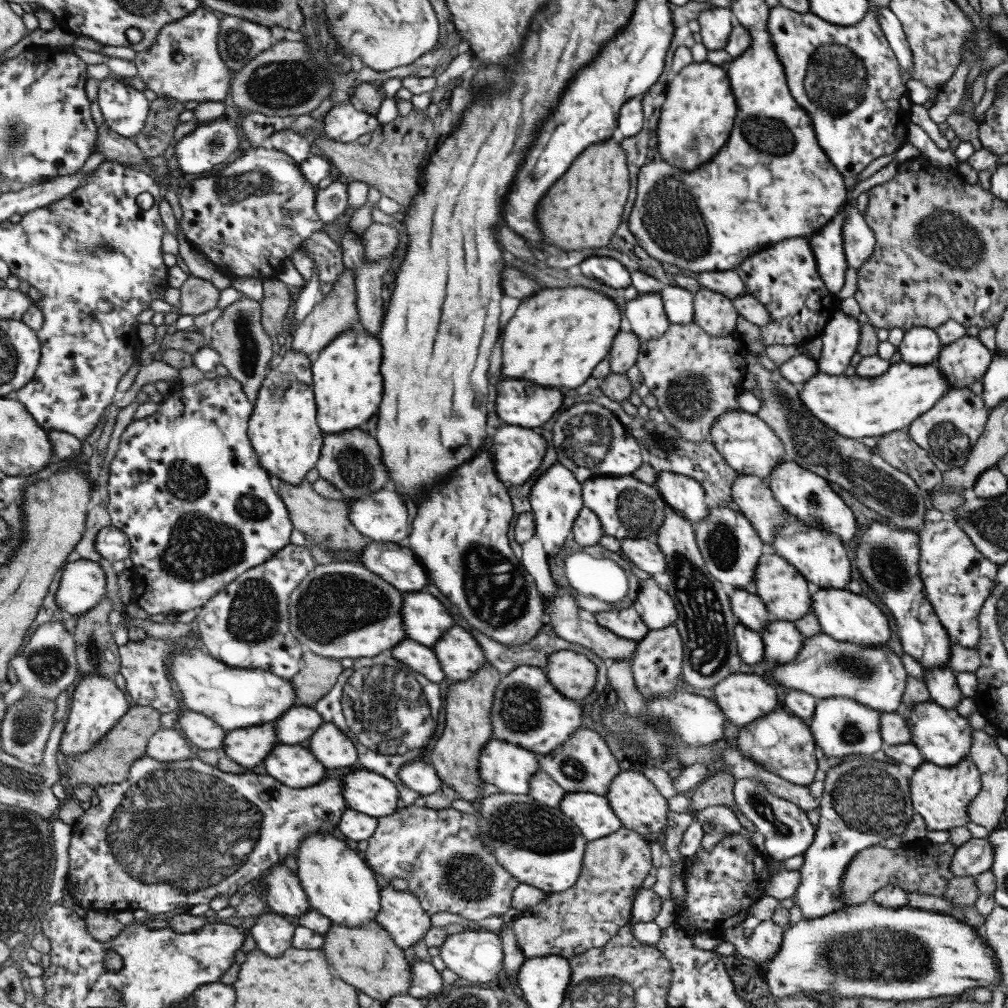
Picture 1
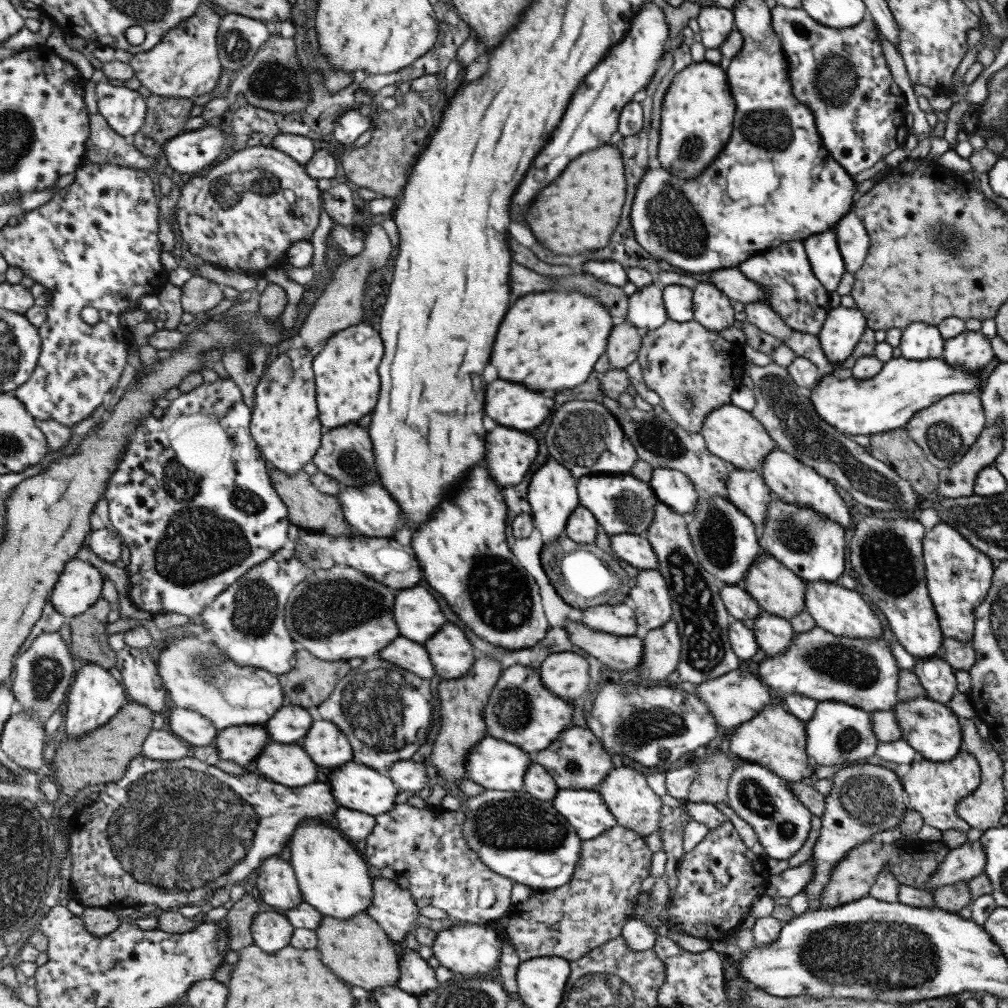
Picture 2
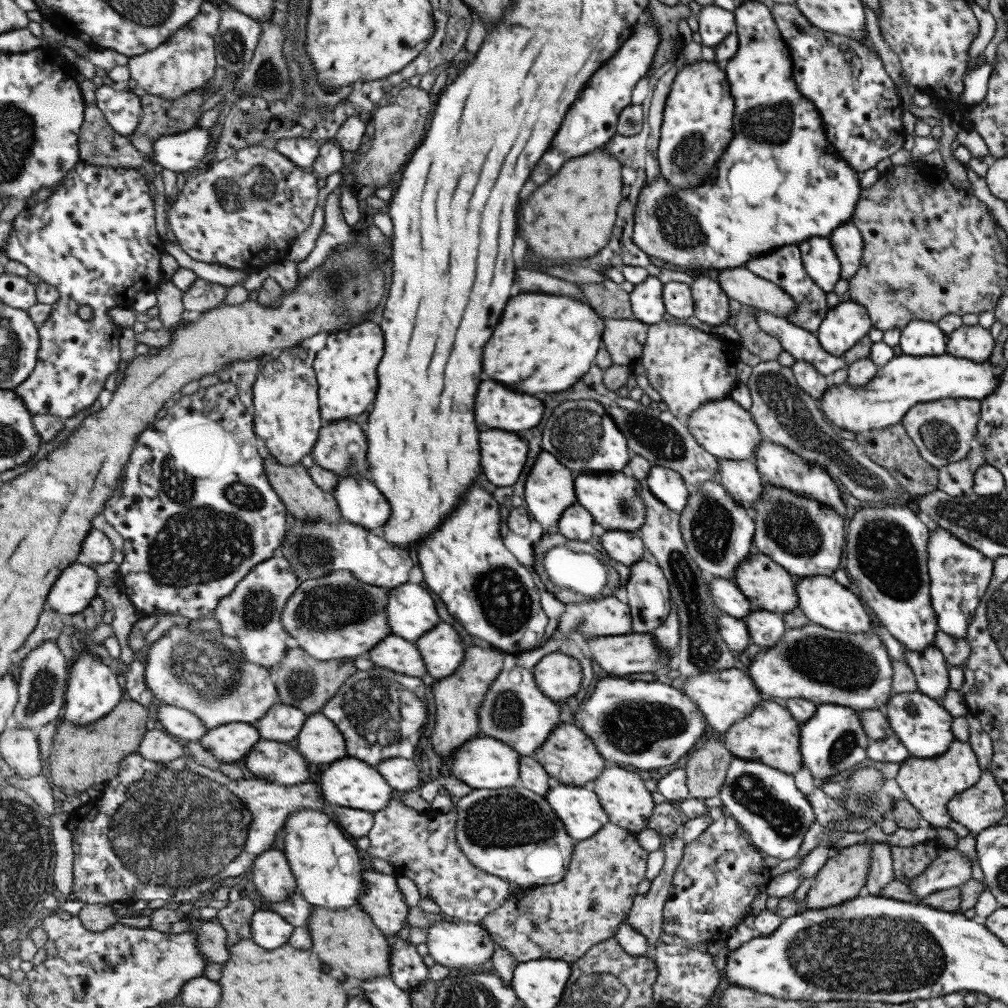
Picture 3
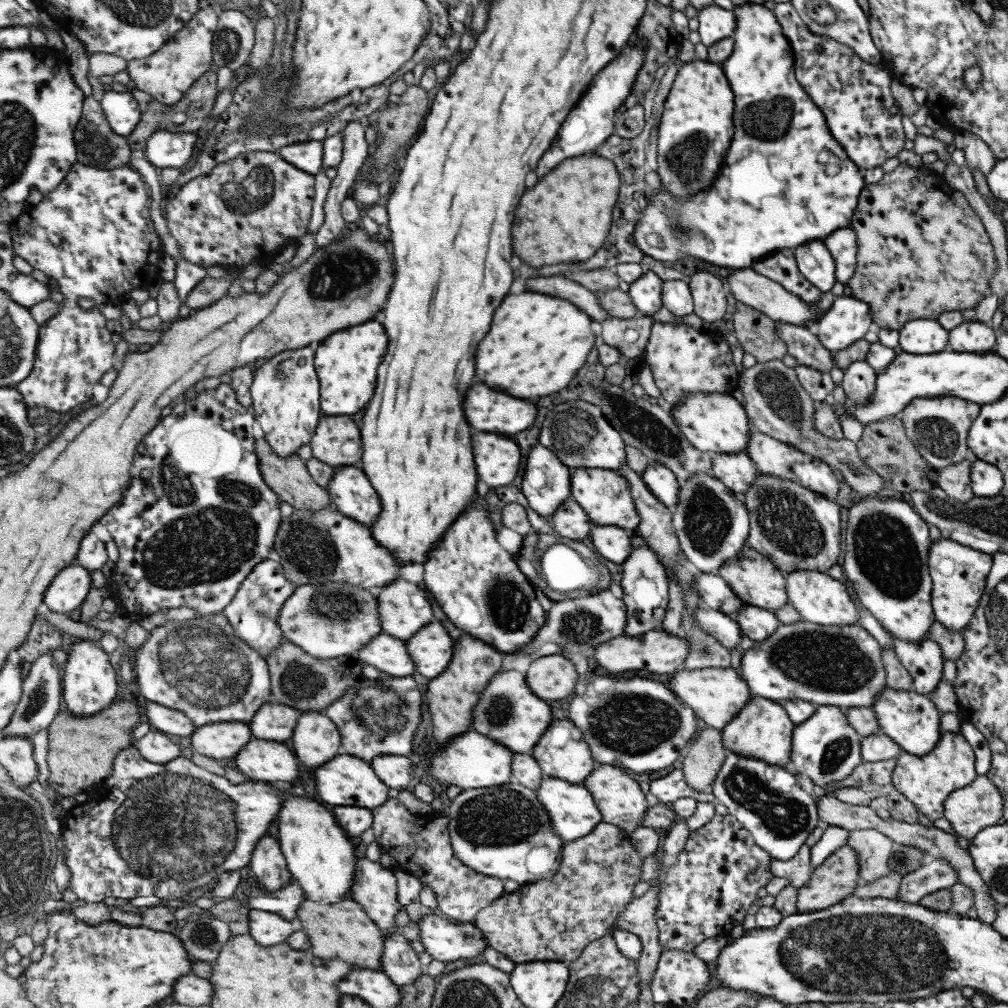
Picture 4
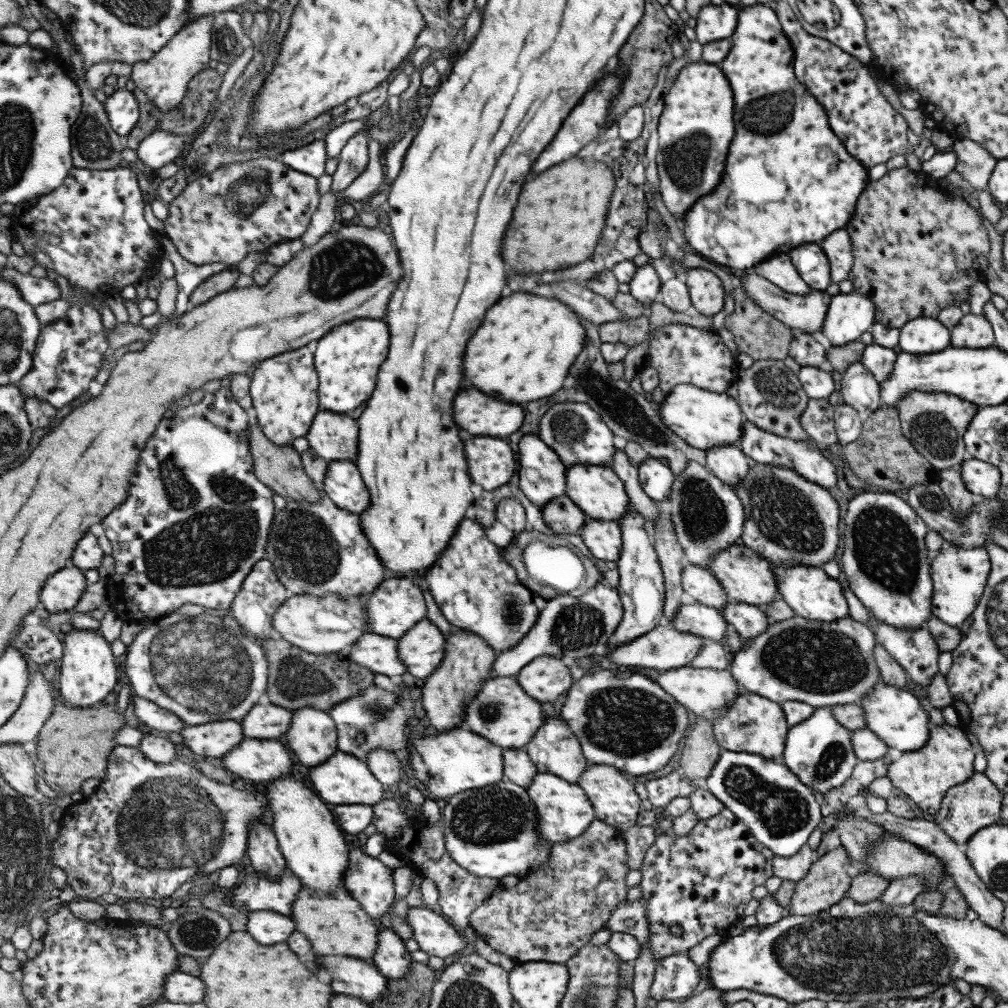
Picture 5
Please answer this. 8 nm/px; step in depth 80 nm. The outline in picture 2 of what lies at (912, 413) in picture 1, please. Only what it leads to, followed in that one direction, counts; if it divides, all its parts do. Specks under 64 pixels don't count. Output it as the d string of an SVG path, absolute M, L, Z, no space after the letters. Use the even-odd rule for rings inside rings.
M892 358L883 363L879 374L869 379L838 380L831 374L821 375L815 389L809 391L815 413L829 426L843 434L872 434L903 429L913 414L934 405L940 398L979 389L979 378L957 366L947 366L942 359L905 360Z

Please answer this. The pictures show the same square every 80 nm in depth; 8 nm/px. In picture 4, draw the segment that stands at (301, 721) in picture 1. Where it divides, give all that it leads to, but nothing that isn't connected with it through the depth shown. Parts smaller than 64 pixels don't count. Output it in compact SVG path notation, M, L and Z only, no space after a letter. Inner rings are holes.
M274 701L267 702L251 721L253 738L285 742L292 738L302 711Z

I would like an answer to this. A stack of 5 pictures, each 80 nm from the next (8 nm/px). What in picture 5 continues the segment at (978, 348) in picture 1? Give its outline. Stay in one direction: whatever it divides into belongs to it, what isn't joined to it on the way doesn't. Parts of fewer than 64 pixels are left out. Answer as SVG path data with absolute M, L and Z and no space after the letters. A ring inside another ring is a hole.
M963 315L950 330L949 344L953 348L989 348L994 345L991 325L984 315Z

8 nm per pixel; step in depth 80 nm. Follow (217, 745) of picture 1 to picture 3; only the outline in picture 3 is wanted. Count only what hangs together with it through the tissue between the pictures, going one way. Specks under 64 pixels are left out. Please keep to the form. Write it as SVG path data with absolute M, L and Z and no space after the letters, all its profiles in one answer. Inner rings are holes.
M161 703L156 710L158 726L184 743L200 742L208 733L207 725L195 714L183 708Z

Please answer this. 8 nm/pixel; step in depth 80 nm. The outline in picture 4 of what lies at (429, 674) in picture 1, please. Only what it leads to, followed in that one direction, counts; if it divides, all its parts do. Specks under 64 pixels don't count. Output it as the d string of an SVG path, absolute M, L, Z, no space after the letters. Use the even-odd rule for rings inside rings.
M381 632L358 650L357 660L388 676L409 676L416 670L404 646L405 641Z

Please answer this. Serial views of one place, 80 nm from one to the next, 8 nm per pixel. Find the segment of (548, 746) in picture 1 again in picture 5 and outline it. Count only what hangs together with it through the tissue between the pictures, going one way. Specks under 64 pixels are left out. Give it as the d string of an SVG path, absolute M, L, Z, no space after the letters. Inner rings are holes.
M515 674L511 676L491 675L482 682L482 687L471 702L465 705L462 727L467 728L473 734L482 736L501 749L514 749L526 746L545 718L540 703L523 692L517 684Z

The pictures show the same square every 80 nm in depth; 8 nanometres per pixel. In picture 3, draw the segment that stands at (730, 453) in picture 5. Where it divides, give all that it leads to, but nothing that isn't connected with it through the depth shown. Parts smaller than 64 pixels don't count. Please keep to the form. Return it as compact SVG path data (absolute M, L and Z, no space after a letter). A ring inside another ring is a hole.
M720 459L718 463L719 479L725 492L750 514L752 504L763 492L763 482L753 461Z

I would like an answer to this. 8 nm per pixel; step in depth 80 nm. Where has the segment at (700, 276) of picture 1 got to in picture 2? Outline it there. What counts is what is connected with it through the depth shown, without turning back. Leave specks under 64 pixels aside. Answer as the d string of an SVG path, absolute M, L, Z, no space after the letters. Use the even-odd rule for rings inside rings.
M736 267L716 269L711 272L710 283L720 290L729 300L742 304L764 302L764 288L745 277Z

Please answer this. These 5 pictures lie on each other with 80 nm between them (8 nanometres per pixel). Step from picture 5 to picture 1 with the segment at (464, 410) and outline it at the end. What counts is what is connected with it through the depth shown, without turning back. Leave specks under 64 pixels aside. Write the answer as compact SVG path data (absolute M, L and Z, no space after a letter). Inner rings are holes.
M503 380L503 382L497 382L495 386L495 414L505 425L511 424L511 426L532 429L553 418L553 414L559 408L561 408L561 394L553 388L533 386L527 380Z

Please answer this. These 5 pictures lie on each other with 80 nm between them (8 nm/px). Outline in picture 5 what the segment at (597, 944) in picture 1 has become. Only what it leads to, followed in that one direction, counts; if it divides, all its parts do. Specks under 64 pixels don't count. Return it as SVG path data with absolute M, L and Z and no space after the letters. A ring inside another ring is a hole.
M593 819L590 826L587 826L585 832L580 836L551 845L551 850L549 850L549 862L547 862L545 868L537 868L537 870L533 870L533 872L527 873L517 880L502 881L502 883L489 894L489 898L481 902L481 906L477 906L471 911L471 914L468 916L468 926L475 931L476 936L483 940L483 942L486 942L493 950L507 956L514 961L515 964L523 962L551 962L564 964L571 956L575 956L574 954L583 945L588 944L588 940L593 932L597 932L597 930L604 928L604 924L608 921L609 915L615 906L619 906L621 902L626 902L628 890L624 885L623 879L625 878L625 873L629 871L626 865L627 859L628 857L625 853L625 844L621 832L597 819Z

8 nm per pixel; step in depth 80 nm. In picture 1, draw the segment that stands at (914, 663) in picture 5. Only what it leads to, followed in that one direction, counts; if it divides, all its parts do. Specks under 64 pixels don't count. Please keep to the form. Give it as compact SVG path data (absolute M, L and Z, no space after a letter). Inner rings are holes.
M947 664L940 667L923 668L922 680L928 690L929 700L946 709L953 709L962 697L954 672Z

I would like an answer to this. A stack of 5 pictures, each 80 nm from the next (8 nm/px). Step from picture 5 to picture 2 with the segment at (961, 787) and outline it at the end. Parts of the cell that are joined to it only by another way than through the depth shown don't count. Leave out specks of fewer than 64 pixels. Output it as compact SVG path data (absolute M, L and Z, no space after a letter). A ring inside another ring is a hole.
M960 719L960 731L960 748L975 757L980 768L980 781L971 794L959 800L954 811L970 828L976 828L983 832L988 830L988 828L999 826L999 820L1001 820L1001 816L1004 814L1004 799L1007 793L1002 785L1002 760L995 750L991 748L988 741L986 742L979 738L971 719Z

